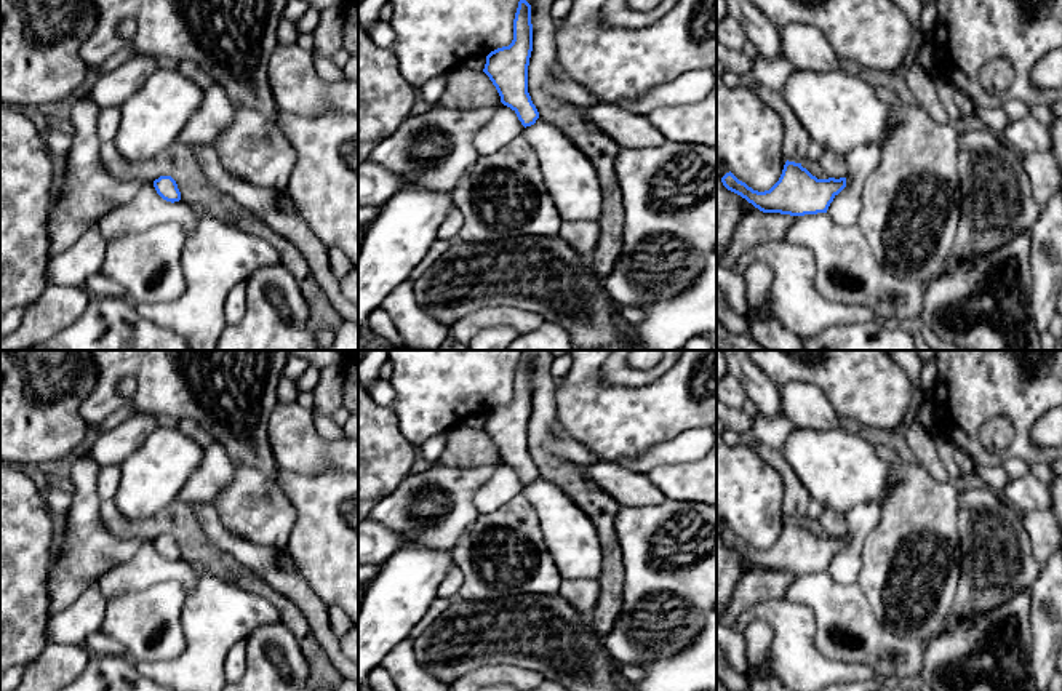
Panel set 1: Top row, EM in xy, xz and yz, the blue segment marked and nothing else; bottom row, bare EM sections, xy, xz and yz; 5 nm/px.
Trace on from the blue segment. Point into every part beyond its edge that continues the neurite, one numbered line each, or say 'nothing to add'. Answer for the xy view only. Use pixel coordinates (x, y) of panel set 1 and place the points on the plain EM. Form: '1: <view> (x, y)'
nothing to add

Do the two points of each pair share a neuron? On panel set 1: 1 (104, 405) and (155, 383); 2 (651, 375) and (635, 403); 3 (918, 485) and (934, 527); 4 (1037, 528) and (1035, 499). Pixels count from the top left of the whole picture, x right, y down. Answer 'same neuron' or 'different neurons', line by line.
1: same neuron
2: different neurons
3: same neuron
4: different neurons

